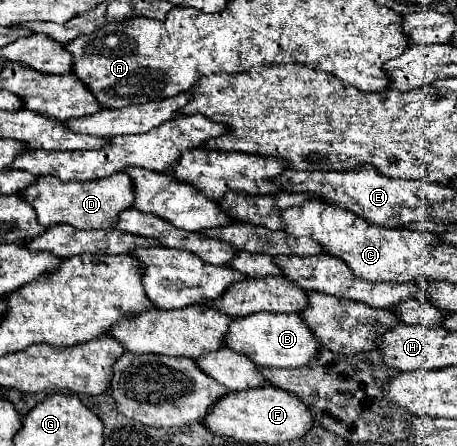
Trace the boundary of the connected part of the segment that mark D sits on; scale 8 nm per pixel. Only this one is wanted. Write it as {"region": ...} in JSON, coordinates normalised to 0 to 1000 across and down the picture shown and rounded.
{"region":[[[256,388],[239,392],[230,401],[212,406],[133,406],[125,397],[81,397],[77,410],[55,419],[55,428],[42,433],[81,478],[81,491],[94,509],[112,504],[155,504],[173,513],[230,513],[247,509],[256,496],[256,482],[287,464],[291,455],[291,410],[282,392]]]}

